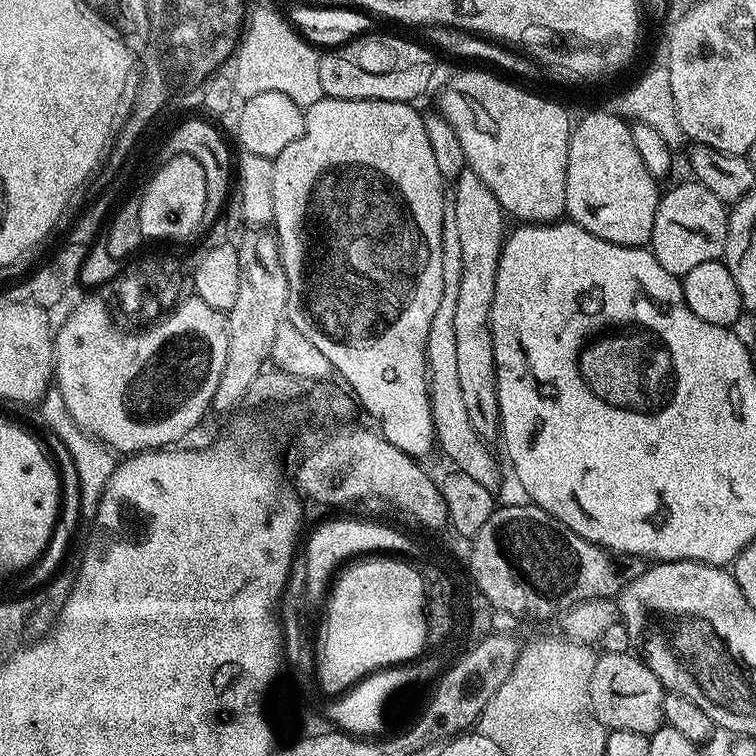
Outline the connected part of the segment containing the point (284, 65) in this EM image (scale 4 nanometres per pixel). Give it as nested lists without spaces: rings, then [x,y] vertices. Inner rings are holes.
[[[272,8],[251,9],[230,64],[233,90],[240,98],[267,92],[286,94],[290,102],[307,110],[314,102],[325,99],[318,78],[320,52],[285,17],[284,20]]]

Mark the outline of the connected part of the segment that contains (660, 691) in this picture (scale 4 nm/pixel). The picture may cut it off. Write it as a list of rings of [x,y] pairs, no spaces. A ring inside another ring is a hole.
[[[631,651],[604,652],[597,655],[594,674],[590,674],[590,702],[598,722],[602,722],[609,730],[634,730],[651,734],[664,724],[664,693],[666,689],[654,673],[645,665],[639,655]]]

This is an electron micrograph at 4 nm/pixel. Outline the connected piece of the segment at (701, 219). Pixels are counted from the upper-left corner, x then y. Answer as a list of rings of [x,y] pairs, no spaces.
[[[691,183],[676,184],[661,195],[650,241],[650,251],[658,258],[658,266],[677,278],[683,278],[702,263],[719,261],[726,246],[729,209],[706,186]]]

